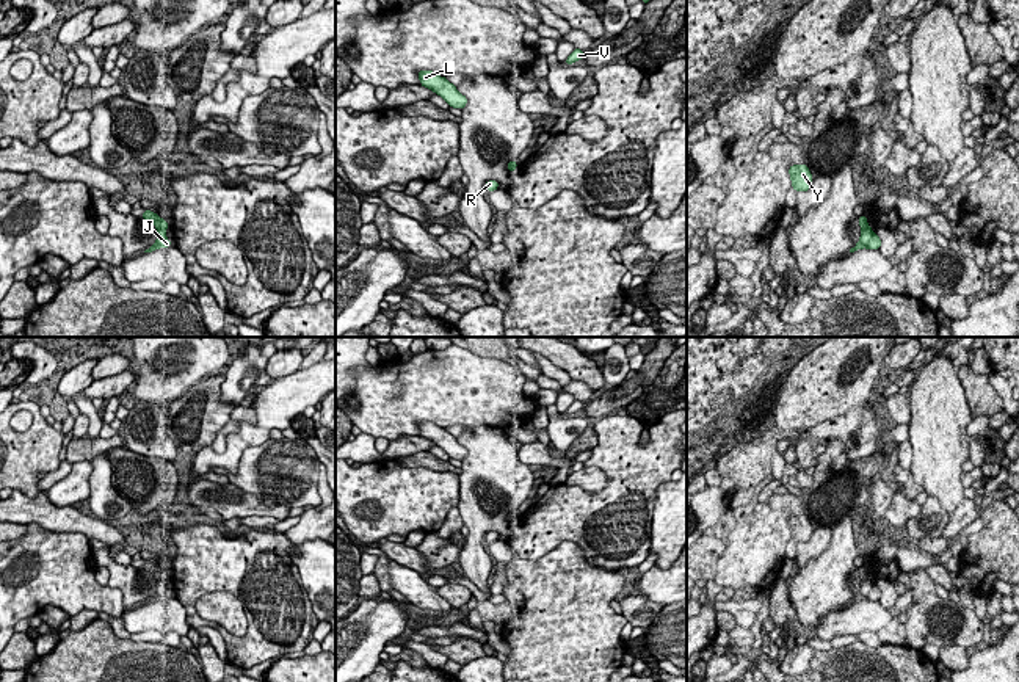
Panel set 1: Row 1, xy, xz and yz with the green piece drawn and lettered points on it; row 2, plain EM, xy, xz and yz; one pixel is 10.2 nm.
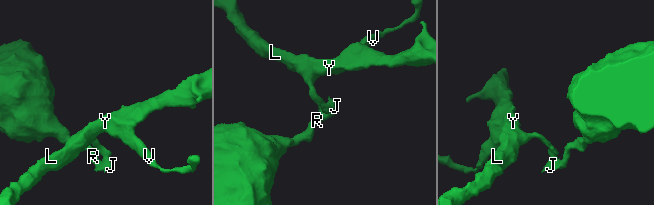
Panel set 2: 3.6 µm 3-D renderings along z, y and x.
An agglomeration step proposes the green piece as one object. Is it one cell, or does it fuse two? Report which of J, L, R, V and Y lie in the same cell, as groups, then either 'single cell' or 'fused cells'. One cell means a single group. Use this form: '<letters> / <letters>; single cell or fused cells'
J R / L V Y; fused cells

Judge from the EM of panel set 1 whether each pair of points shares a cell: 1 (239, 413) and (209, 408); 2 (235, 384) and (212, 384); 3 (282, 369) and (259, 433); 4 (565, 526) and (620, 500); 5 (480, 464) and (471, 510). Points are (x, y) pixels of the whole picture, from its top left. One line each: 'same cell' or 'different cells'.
1: different cells
2: different cells
3: different cells
4: same cell
5: same cell

